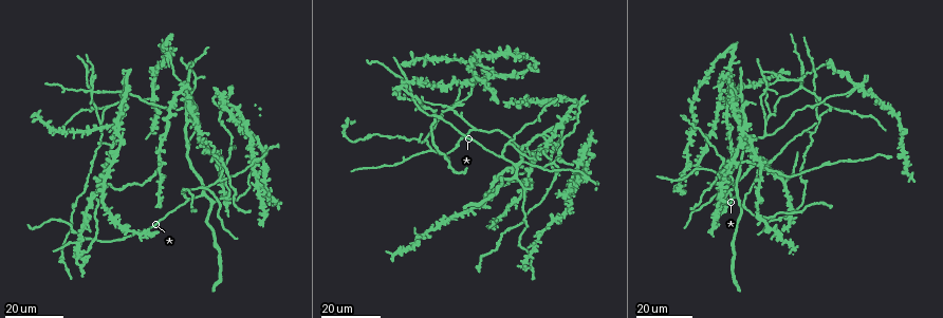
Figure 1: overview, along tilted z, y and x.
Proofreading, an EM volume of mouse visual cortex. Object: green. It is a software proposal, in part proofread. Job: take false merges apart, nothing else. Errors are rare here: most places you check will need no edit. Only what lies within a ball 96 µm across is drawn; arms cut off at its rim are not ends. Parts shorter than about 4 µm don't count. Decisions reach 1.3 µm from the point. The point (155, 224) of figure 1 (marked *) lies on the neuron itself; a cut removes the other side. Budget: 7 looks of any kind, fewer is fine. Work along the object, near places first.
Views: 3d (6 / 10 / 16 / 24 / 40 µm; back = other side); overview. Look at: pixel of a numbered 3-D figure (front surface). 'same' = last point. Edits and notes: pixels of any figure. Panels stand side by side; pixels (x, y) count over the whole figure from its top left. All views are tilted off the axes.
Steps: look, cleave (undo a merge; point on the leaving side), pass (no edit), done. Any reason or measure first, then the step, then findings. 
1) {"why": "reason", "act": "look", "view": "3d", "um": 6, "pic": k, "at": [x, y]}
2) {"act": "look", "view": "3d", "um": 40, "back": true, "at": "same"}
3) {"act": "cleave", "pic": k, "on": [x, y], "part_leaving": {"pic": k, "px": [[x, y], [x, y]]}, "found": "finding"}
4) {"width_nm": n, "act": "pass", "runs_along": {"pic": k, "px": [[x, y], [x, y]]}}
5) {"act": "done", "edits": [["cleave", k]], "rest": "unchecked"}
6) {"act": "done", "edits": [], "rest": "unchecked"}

{"why": "thin arm on a thick one", "act": "look", "view": "3d", "um": 16, "pic": 1, "at": [512, 204]}

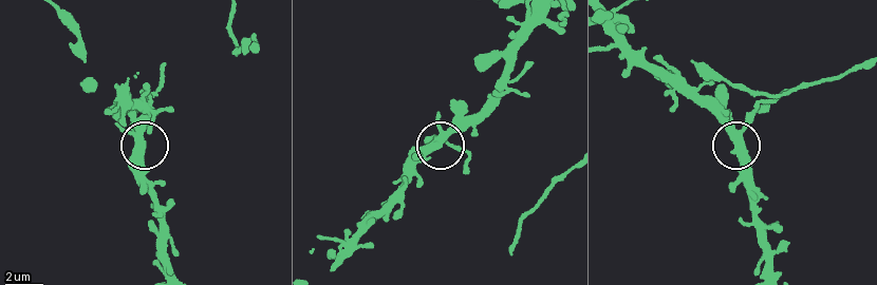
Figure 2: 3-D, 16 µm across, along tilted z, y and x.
{"why": "closer look", "act": "look", "view": "3d", "um": 10, "pic": 2, "at": [740, 133]}

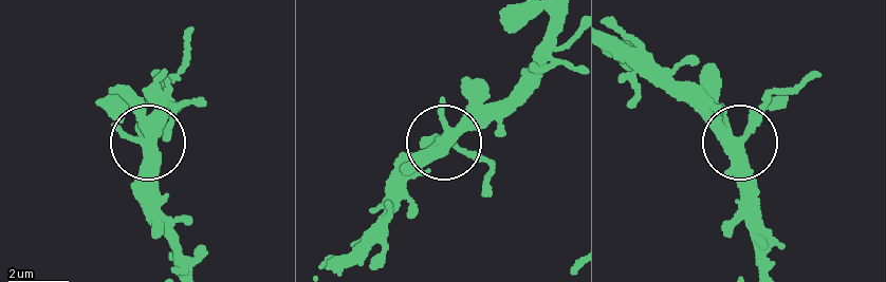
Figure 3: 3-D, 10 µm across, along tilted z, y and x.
{"side_arm_um": 5, "act": "pass", "found": "all the same neuron"}

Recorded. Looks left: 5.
{"why": "four arms meet", "act": "look", "view": "3d", "um": 16, "pic": 1, "at": [92, 91]}

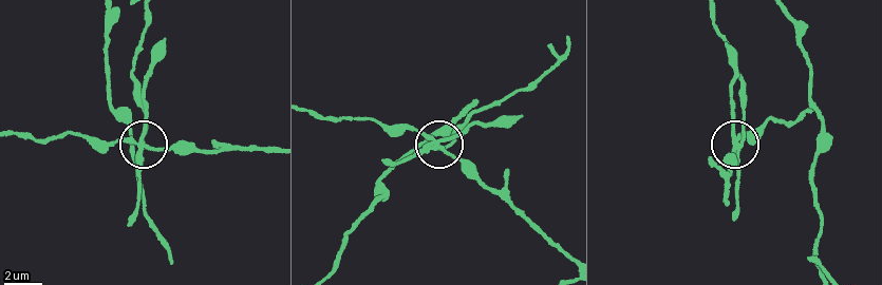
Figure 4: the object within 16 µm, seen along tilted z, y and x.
{"why": "zoom in", "act": "look", "view": "3d", "um": 10, "pic": 4, "at": [140, 138]}

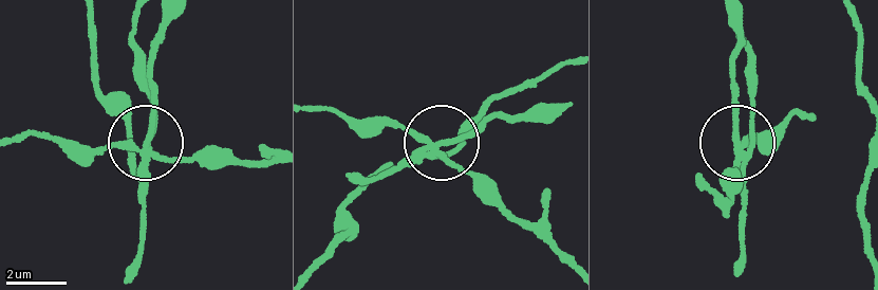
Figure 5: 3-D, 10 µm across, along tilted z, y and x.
{"act": "cleave", "pic": 5, "on": [144, 195], "part_leaving": {"pic": 5, "px": [[431, 157], [459, 148], [497, 100], [570, 58]]}, "found": "a second neuron is stuck on"}

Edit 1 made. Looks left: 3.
{"act": "look", "view": "overview"}

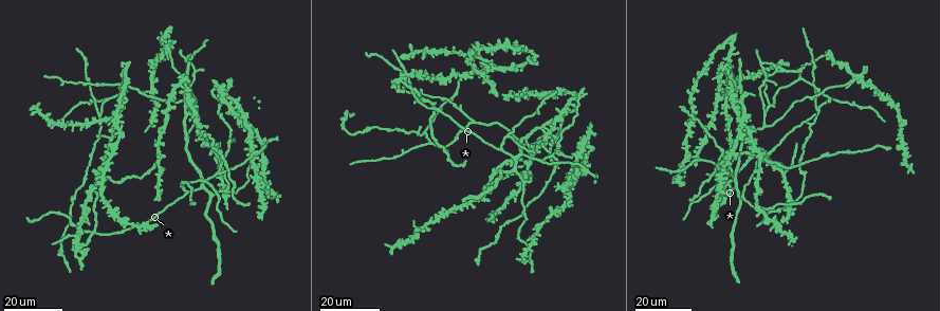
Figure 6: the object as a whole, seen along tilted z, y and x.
{"why": "a fork", "act": "look", "view": "3d", "um": 24, "pic": 6, "at": [817, 111]}

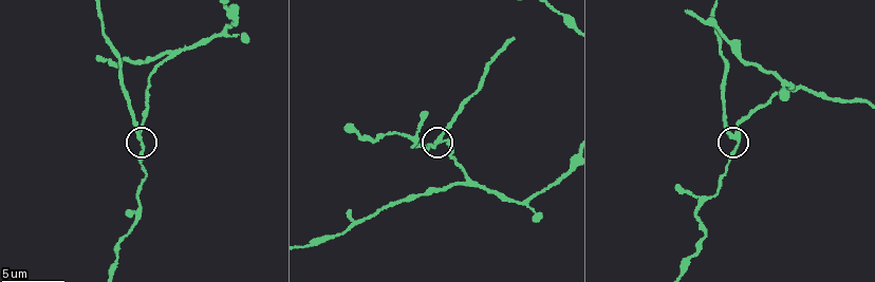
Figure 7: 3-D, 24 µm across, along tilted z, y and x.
{"act": "look", "view": "3d", "um": 10, "pic": 7, "at": [438, 138]}

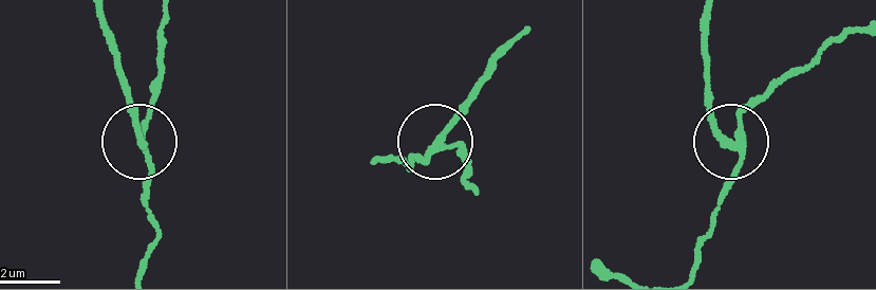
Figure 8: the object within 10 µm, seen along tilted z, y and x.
{"side_arm_um": 34, "act": "cleave", "pic": 8, "on": [135, 126], "part_leaving": {"pic": 8, "px": [[145, 141], [103, 11]]}, "found": "a second neuron is stuck on"}

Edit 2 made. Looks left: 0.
{"act": "done", "edits": [["cleave", 5], ["cleave", 8]], "rest": "unchecked"}

